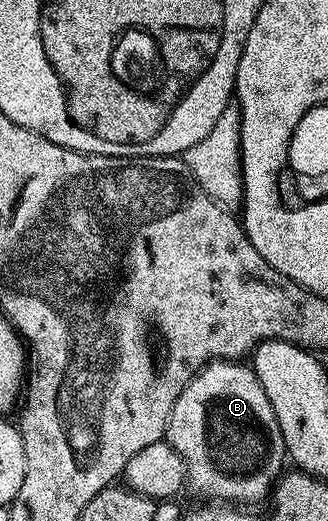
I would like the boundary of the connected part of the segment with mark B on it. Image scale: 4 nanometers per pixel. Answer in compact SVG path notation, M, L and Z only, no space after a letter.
M215 360L200 369L180 398L176 398L170 420L166 423L164 439L177 450L184 462L189 491L199 492L202 498L213 498L218 502L265 501L278 477L283 475L282 463L288 460L286 443L276 422L272 402L268 402L264 386L260 386L253 367L246 362Z

